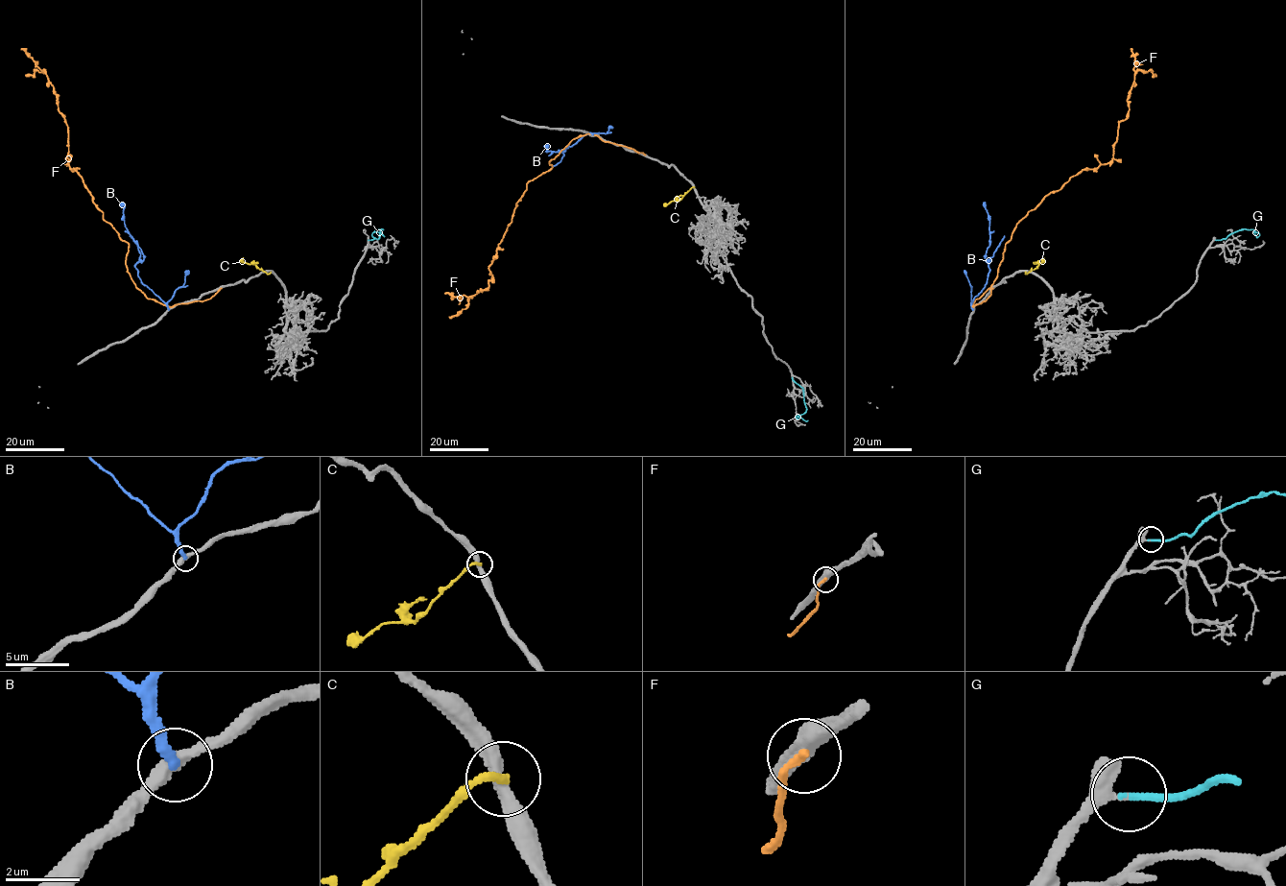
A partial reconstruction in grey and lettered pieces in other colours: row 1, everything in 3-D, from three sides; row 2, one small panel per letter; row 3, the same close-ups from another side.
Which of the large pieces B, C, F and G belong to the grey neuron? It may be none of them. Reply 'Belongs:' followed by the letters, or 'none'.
Belongs: G

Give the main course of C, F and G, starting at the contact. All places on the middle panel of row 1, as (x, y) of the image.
C: (694, 187), (678, 201), (663, 206)
F: (644, 155), (593, 134), (575, 138), (526, 184), (488, 287), (444, 293)
G: (792, 377), (803, 389), (806, 410), (799, 415), (808, 420)

